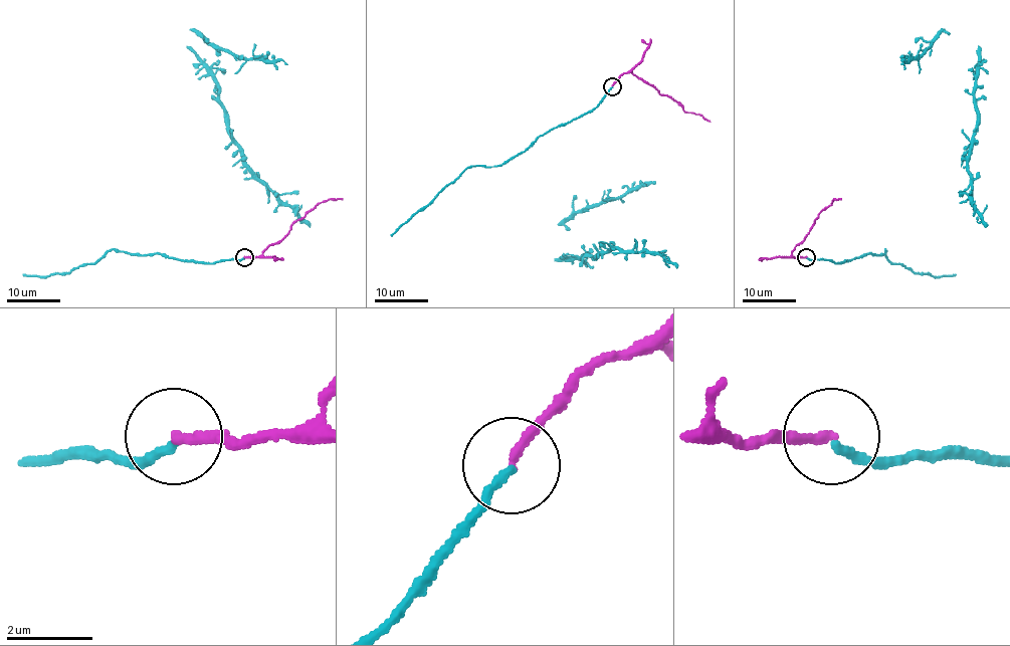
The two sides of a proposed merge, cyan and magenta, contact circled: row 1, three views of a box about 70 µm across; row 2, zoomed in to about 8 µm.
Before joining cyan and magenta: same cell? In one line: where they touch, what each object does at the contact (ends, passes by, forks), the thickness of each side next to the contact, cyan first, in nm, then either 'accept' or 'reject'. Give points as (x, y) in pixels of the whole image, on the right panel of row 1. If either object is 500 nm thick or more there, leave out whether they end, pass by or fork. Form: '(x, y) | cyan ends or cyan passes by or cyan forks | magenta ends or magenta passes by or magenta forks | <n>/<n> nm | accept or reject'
(806, 257) | cyan ends | magenta ends | 200/200 nm | accept

